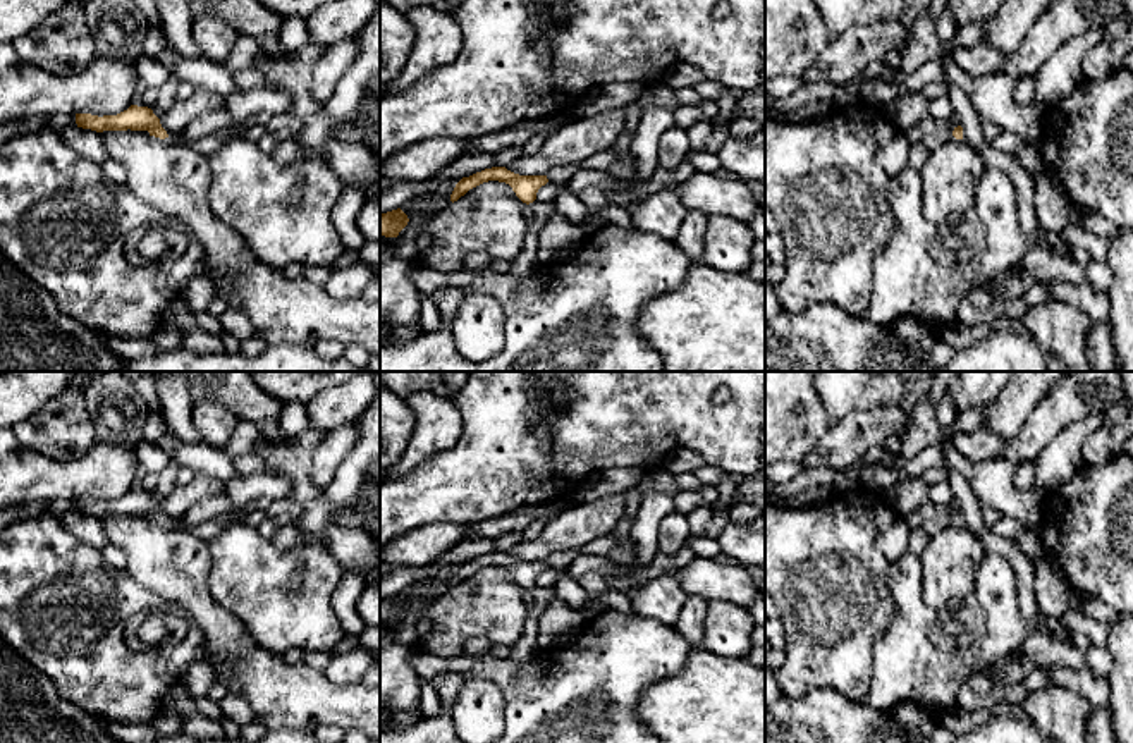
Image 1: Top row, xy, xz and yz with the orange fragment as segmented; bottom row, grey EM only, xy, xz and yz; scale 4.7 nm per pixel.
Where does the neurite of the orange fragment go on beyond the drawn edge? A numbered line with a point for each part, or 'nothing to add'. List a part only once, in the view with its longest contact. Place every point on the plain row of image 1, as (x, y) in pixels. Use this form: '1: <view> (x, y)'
nothing to add

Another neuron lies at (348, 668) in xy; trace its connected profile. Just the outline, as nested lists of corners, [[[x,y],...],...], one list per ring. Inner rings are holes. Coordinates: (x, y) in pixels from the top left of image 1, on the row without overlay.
[[[358,647],[334,655],[325,669],[325,676],[339,685],[352,685],[359,683],[373,664],[378,664],[378,659],[370,650]]]

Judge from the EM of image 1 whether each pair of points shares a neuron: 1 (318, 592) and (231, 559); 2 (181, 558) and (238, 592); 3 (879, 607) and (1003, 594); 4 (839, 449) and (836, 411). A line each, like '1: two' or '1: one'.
1: one
2: two
3: two
4: two

